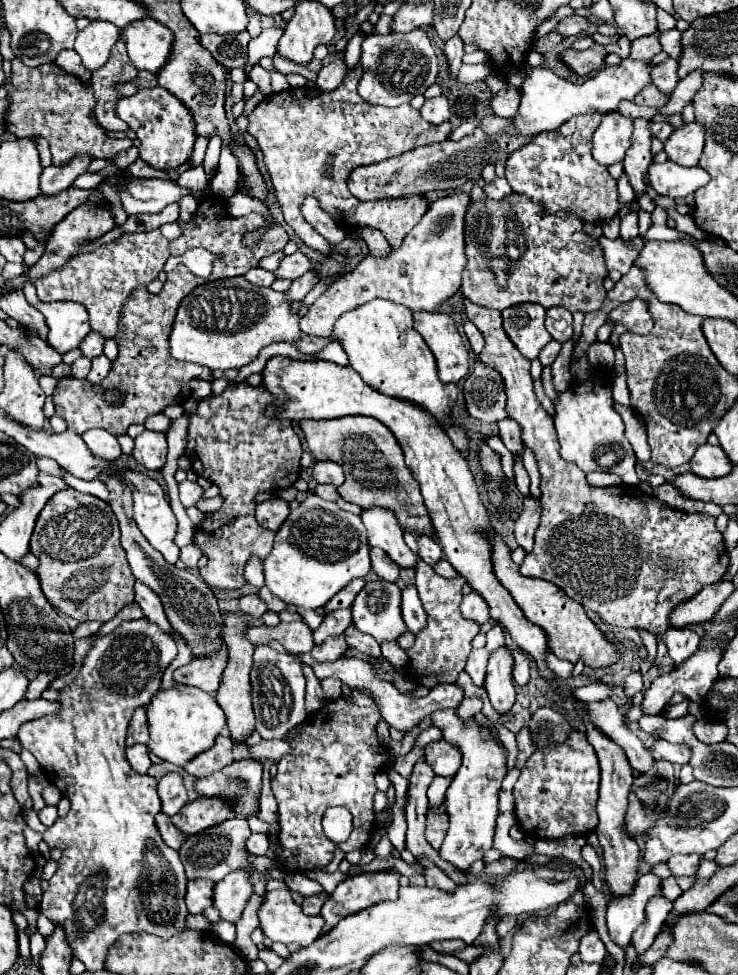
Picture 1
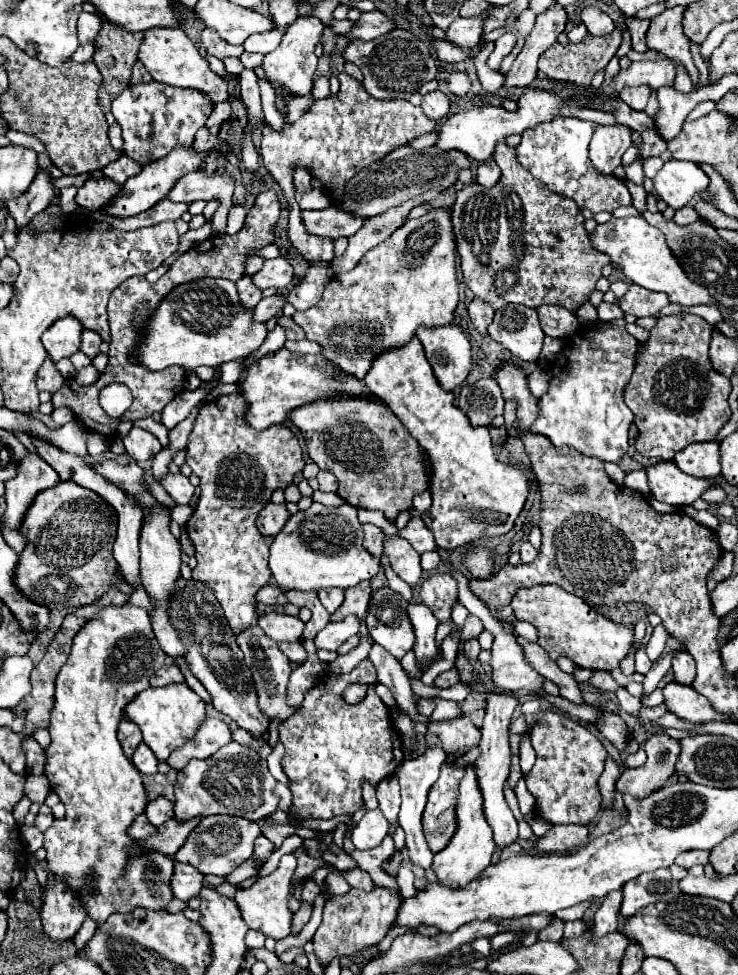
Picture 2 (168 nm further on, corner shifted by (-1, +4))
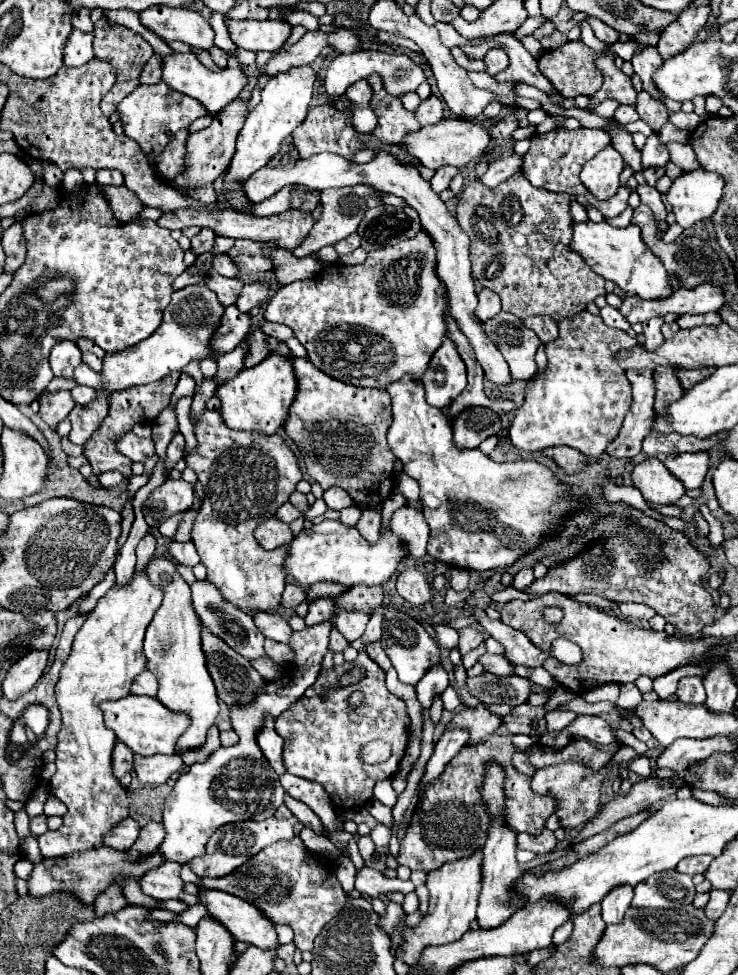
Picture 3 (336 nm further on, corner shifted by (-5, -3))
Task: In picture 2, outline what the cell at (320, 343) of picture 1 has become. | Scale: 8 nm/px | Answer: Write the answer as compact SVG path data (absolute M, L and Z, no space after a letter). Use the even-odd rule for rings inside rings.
M280 317L278 325L282 325L286 329L286 337L288 339L304 339L304 331L290 317Z

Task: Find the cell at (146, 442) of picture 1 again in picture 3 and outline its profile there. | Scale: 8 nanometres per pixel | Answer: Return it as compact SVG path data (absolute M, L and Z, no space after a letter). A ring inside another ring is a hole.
M134 432L124 434L118 440L118 452L128 456L132 462L146 462L156 454L152 438L138 438Z

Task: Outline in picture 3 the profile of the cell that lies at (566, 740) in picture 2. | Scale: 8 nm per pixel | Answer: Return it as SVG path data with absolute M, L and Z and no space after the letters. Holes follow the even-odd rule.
M628 745L621 746L612 758L612 762L604 764L600 770L592 770L586 762L582 760L566 760L562 764L554 764L554 766L546 766L536 770L536 774L532 776L530 784L532 790L536 794L548 794L556 800L556 816L560 820L560 828L570 830L570 828L578 828L586 822L590 822L598 812L600 812L600 788L602 782L608 778L608 770L610 766L619 764L620 762L627 762L637 757L637 753Z

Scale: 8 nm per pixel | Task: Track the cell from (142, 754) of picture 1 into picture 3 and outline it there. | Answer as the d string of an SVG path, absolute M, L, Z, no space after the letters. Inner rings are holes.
M178 754L172 756L134 756L134 770L144 784L164 784L174 772L182 768Z

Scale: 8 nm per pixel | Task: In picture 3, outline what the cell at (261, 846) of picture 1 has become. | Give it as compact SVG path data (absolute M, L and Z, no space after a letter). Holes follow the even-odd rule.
M300 836L292 840L280 840L272 846L266 846L260 854L252 856L252 860L244 862L236 872L224 878L204 878L198 886L224 890L252 904L272 918L274 924L290 924L294 930L294 944L298 950L312 950L314 938L322 932L322 928L344 908L346 892L342 890L340 882L336 880L332 864L320 866L316 862L304 862L306 846L302 844Z

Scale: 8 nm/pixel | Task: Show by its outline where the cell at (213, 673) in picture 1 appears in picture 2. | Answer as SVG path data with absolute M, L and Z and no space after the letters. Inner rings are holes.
M162 665L162 667L154 673L150 685L152 685L152 687L162 687L162 685L182 683L182 681L184 681L184 675L180 673L178 667L174 667L174 665Z

